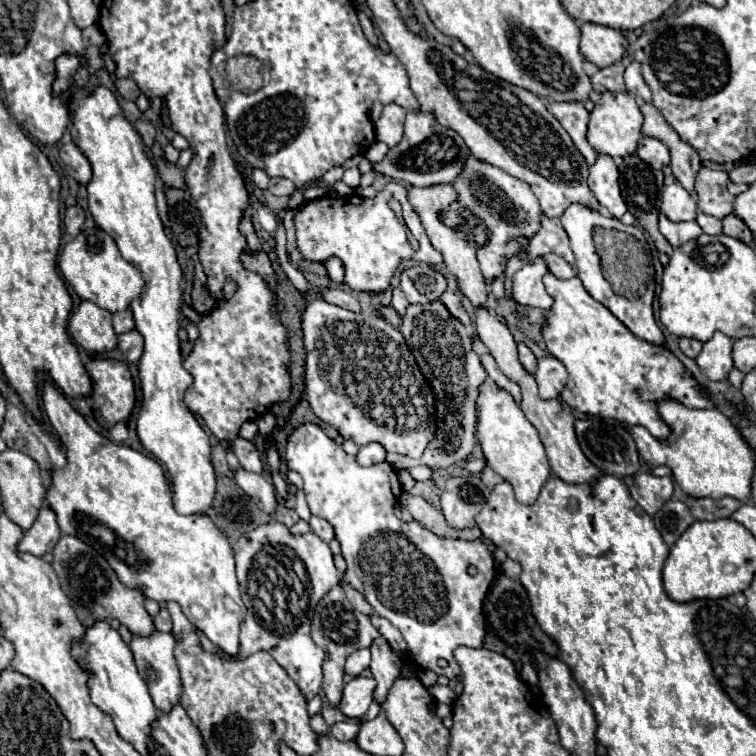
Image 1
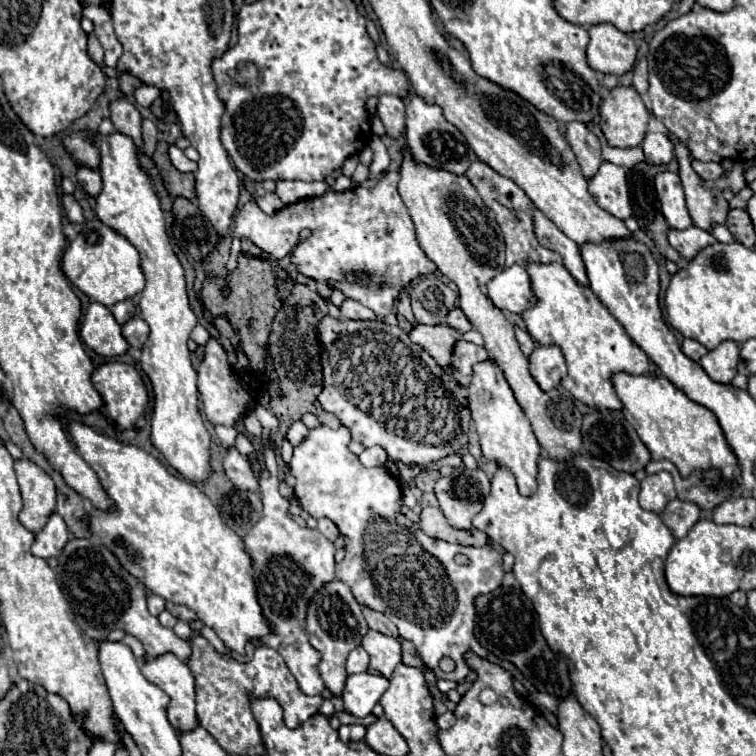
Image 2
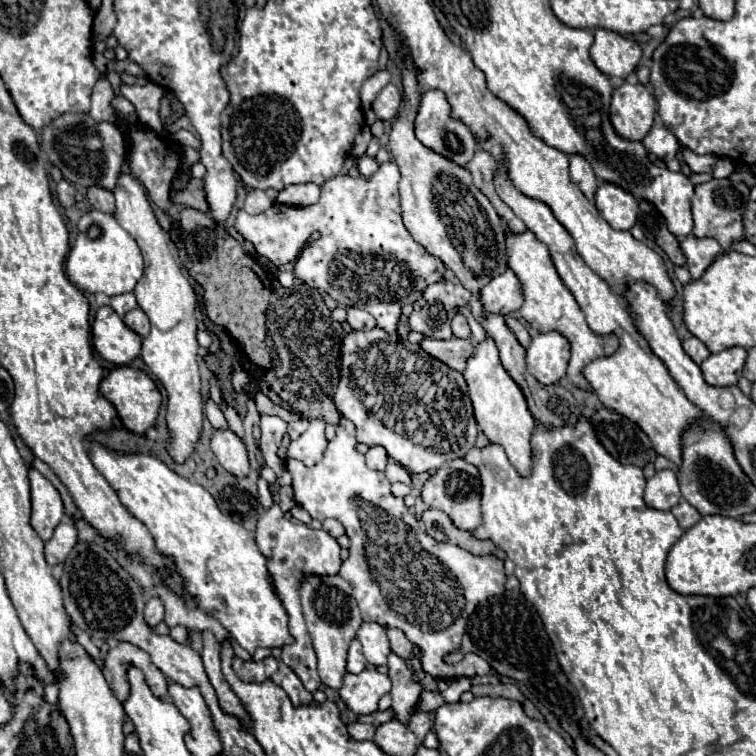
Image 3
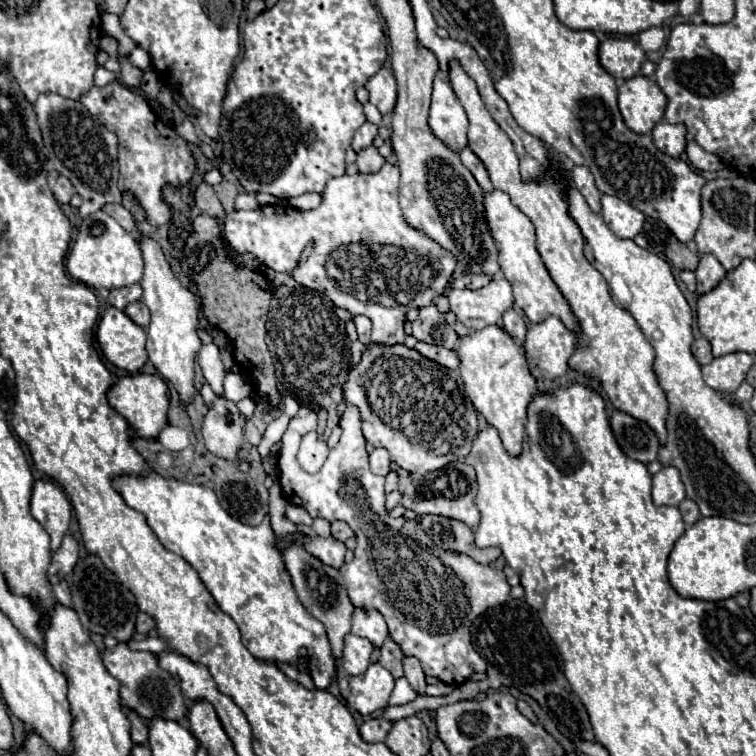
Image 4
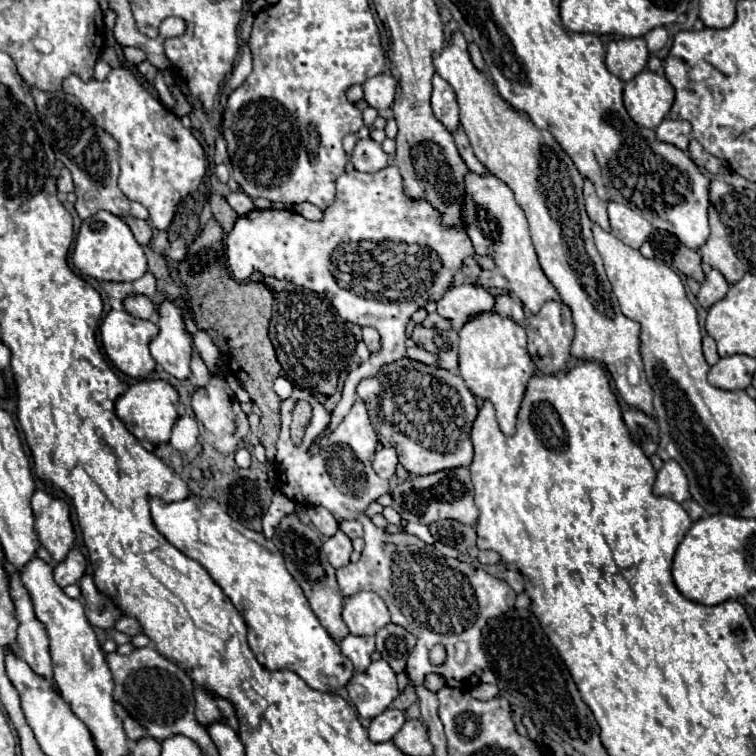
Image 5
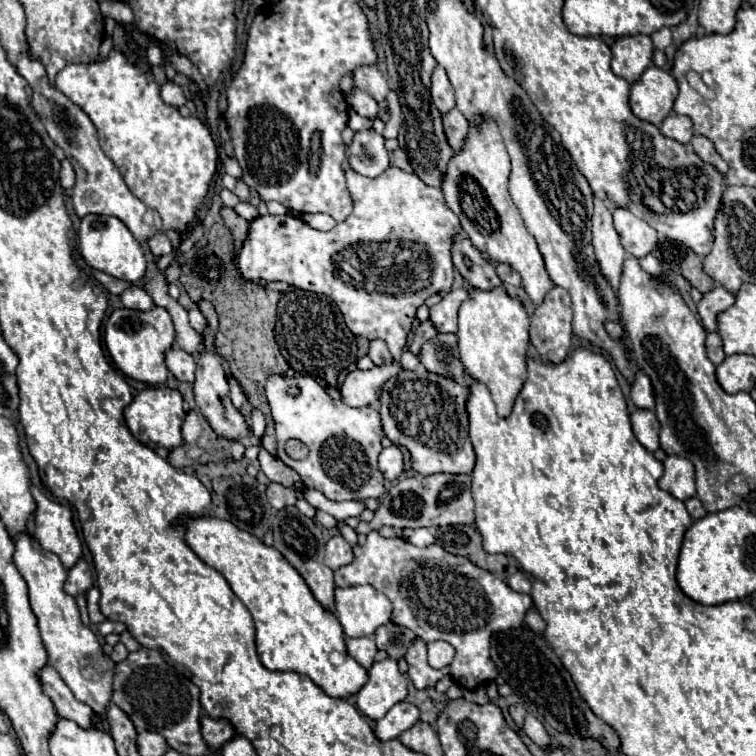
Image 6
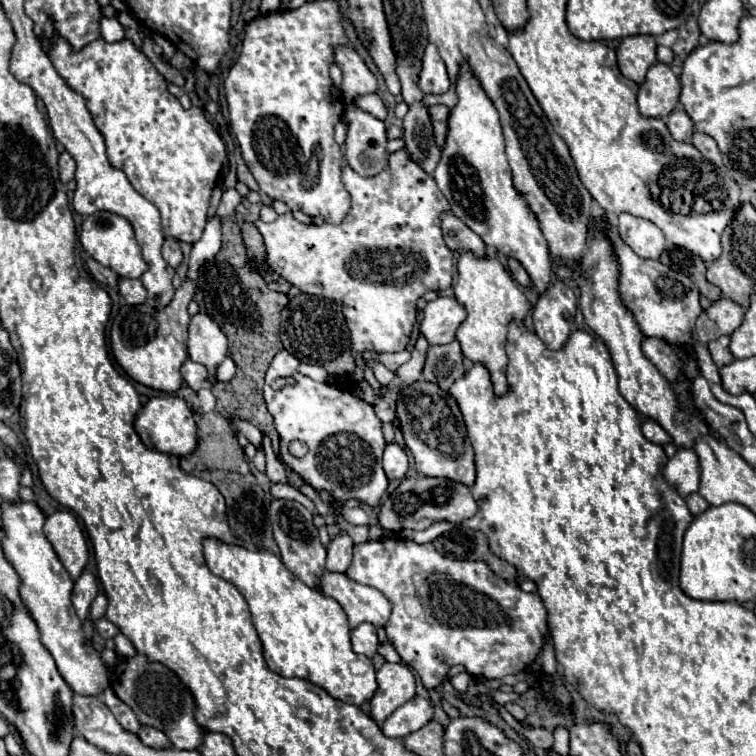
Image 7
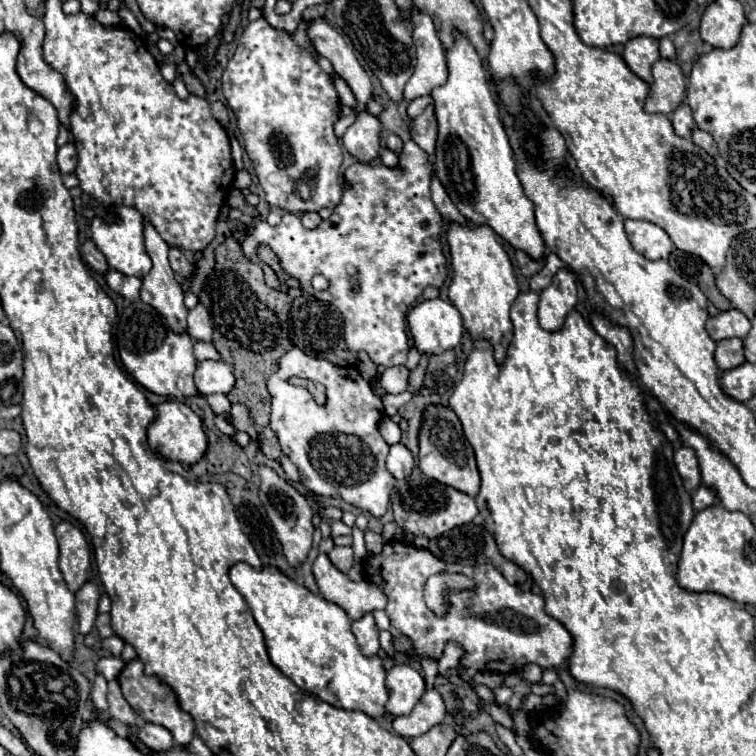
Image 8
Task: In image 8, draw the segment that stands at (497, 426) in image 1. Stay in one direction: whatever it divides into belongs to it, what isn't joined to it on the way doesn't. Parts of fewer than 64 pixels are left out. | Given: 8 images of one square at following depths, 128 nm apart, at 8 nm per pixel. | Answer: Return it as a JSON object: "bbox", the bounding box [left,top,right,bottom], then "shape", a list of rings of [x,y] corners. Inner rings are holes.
{"bbox":[448,222,520,366],"shape":[[[468,222],[466,226],[448,226],[448,244],[452,254],[454,278],[448,290],[450,302],[460,310],[464,318],[464,328],[472,340],[488,340],[494,348],[494,358],[502,366],[506,348],[512,340],[510,306],[520,294],[512,262],[498,240],[498,236],[488,226],[476,226]]]}

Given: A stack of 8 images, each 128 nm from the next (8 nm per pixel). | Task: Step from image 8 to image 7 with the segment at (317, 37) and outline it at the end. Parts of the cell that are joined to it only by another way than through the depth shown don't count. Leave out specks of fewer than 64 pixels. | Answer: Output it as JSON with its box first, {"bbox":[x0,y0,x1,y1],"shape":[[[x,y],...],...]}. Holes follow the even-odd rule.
{"bbox":[336,48,378,100],"shape":[[[336,48],[336,64],[344,72],[342,94],[346,100],[352,100],[360,94],[370,94],[378,90],[378,78],[368,70],[364,60],[350,48]]]}

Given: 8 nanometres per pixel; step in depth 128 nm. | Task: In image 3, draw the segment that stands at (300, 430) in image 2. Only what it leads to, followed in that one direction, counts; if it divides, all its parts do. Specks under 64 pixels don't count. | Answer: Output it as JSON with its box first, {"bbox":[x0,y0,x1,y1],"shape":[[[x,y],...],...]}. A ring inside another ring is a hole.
{"bbox":[279,419,327,512],"shape":[[[310,419],[307,431],[298,440],[292,440],[288,446],[288,458],[302,460],[304,464],[316,464],[320,456],[324,454],[327,446],[325,437],[326,423],[320,419]],[[292,486],[279,488],[280,507],[283,512],[289,511],[294,505],[294,492]]]}

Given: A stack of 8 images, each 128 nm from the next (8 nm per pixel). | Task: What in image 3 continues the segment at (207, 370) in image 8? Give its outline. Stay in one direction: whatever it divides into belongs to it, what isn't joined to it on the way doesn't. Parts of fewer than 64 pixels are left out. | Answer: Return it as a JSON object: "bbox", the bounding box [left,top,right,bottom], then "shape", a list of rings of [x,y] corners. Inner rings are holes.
{"bbox":[112,172,202,464],"shape":[[[120,172],[118,182],[112,190],[116,198],[114,218],[118,224],[138,242],[144,256],[144,276],[136,284],[136,300],[144,314],[150,318],[152,330],[148,338],[142,340],[142,360],[150,372],[164,384],[168,404],[166,404],[166,428],[168,444],[166,450],[174,462],[184,464],[194,452],[202,436],[202,394],[200,394],[200,374],[198,374],[198,342],[196,342],[196,294],[190,282],[182,276],[174,256],[168,250],[166,234],[160,228],[154,208],[146,196],[144,186],[130,174]]]}

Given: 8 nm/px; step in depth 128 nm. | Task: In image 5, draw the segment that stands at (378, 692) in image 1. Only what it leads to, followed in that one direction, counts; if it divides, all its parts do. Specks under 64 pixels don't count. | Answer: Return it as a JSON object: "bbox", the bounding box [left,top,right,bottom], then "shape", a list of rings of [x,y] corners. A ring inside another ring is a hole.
{"bbox":[342,592,390,636],"shape":[[[358,592],[356,596],[344,598],[342,618],[356,636],[374,636],[380,628],[390,624],[388,608],[374,592]]]}

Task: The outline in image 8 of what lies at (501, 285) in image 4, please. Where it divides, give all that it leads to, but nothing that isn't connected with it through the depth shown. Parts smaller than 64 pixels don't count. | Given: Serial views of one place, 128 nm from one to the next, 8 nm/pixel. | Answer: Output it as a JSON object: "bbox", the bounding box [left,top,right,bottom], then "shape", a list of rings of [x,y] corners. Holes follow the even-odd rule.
{"bbox":[408,298,462,354],"shape":[[[442,298],[416,304],[408,316],[414,346],[420,354],[442,354],[462,340],[462,314]]]}

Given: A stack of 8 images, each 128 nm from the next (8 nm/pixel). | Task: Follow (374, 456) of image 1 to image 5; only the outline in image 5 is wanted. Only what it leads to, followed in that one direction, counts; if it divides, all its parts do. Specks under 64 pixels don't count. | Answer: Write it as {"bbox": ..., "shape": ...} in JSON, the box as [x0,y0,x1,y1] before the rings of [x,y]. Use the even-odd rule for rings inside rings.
{"bbox":[372,448,398,480],"shape":[[[380,448],[376,452],[376,458],[372,462],[374,466],[374,472],[380,476],[380,478],[386,478],[390,480],[396,472],[396,466],[398,466],[398,456],[396,456],[396,450],[394,448]]]}

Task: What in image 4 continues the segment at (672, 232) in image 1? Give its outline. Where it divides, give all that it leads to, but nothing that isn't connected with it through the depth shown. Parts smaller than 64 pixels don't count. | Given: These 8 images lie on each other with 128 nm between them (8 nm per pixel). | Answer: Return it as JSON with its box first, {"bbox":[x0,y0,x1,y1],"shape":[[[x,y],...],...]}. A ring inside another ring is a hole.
{"bbox":[696,254,724,294],"shape":[[[702,254],[698,268],[696,268],[696,282],[698,282],[698,294],[712,290],[724,276],[724,266],[712,256],[712,254]]]}

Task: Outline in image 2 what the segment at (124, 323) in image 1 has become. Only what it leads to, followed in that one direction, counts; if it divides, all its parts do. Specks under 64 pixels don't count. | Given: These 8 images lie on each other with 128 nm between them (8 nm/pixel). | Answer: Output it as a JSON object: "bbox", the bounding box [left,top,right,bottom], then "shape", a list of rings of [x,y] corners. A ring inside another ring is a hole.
{"bbox":[110,300,136,324],"shape":[[[122,300],[122,302],[114,304],[110,310],[112,310],[112,314],[114,314],[114,318],[116,318],[116,322],[118,322],[118,324],[128,322],[128,320],[134,316],[134,312],[136,312],[136,308],[134,308],[132,300]]]}

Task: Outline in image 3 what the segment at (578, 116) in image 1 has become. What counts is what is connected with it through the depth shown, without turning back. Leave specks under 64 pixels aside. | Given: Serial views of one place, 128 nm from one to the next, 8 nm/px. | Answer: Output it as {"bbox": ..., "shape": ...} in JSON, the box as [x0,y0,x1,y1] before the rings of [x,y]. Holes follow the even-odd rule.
{"bbox":[570,154,598,200],"shape":[[[570,154],[570,178],[572,182],[592,200],[598,188],[598,178],[594,176],[592,164],[582,154]]]}

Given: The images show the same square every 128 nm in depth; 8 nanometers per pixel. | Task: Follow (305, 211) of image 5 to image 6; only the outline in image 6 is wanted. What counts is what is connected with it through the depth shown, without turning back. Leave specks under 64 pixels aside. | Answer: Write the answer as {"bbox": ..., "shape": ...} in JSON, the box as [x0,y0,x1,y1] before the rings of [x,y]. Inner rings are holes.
{"bbox":[302,214,336,230],"shape":[[[302,214],[302,218],[316,230],[332,230],[336,226],[332,216],[328,216],[328,214]]]}

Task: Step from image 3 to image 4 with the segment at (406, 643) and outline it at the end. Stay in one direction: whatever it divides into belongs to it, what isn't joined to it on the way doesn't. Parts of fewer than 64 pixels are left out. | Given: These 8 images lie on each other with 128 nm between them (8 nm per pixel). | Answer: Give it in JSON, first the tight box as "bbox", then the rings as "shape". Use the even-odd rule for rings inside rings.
{"bbox":[402,656,426,694],"shape":[[[404,656],[402,664],[404,664],[404,676],[406,676],[408,682],[412,684],[412,688],[418,690],[418,694],[424,694],[426,680],[424,680],[424,672],[422,672],[422,668],[420,668],[418,658],[414,658],[414,656]]]}

